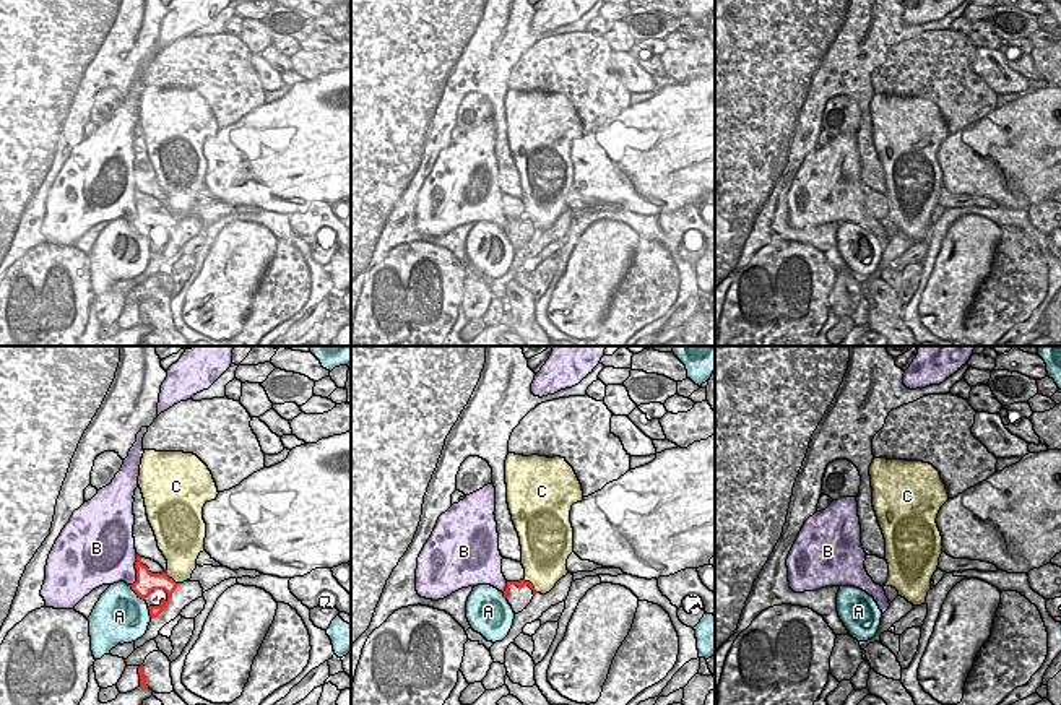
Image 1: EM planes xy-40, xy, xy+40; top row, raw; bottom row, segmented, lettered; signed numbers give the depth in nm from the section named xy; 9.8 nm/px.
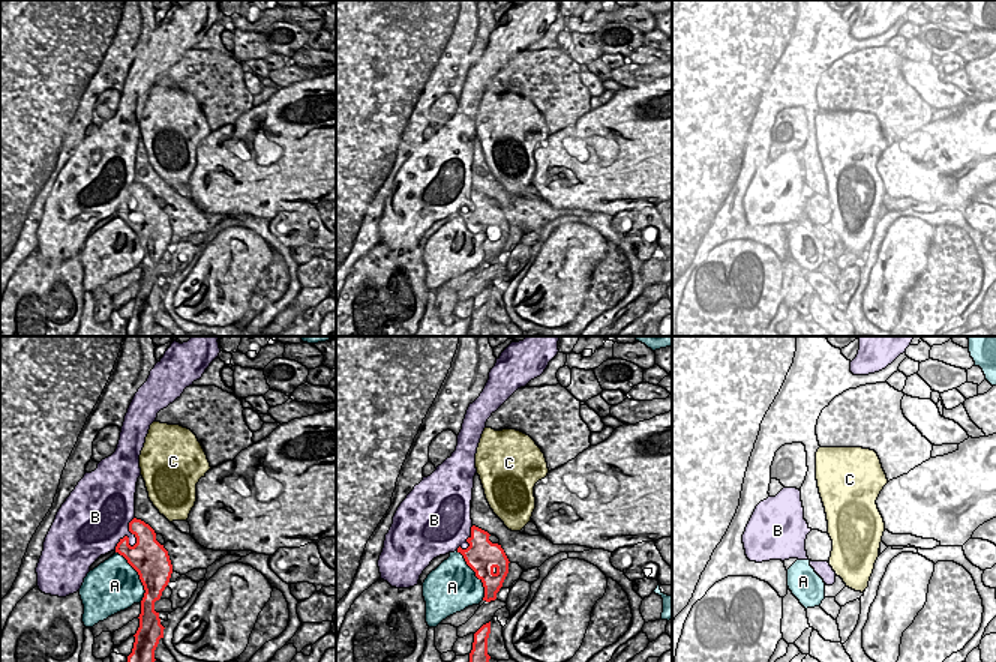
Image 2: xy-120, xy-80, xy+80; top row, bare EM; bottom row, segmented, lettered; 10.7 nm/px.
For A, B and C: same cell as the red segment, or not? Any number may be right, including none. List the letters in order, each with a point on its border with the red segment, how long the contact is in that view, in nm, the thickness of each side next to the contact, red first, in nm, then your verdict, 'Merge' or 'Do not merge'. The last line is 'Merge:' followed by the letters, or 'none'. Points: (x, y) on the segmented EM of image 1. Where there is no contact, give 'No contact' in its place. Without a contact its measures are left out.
A: Touches red at xy-40 (135, 592). Shared border 240 nm. Thickness 200 nm (red) against 480 nm. Do not merge
B: Touches red at xy-40 (137, 570). Shared border 340 nm. Thickness 200 nm (red) against 420 nm. Do not merge
C: Touches red at xy-40 (171, 579). Shared border 200 nm. Thickness 200 nm (red) against 300 nm. Do not merge
Merge: none

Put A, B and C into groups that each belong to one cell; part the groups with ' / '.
A / B / C

